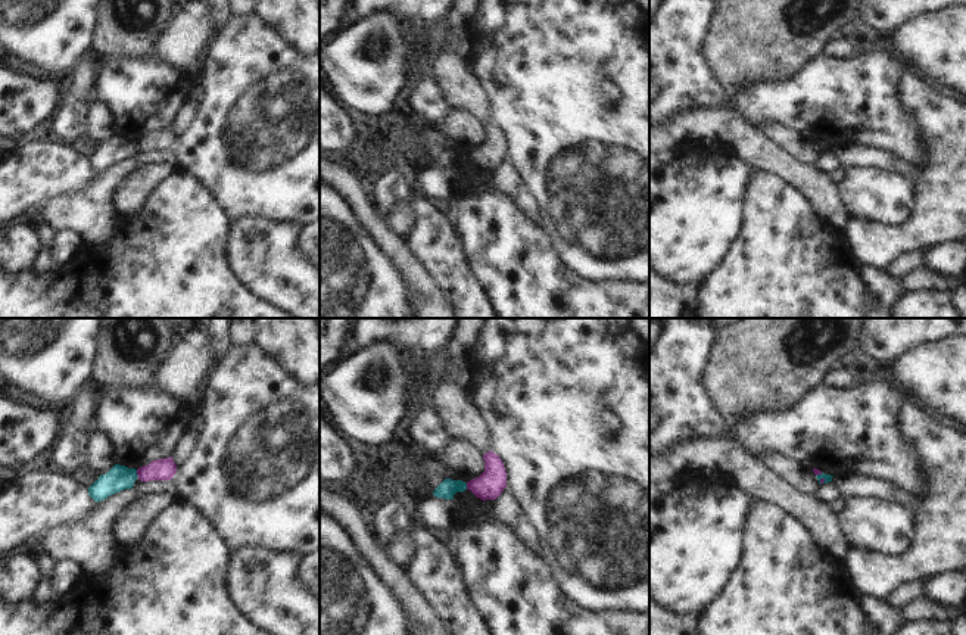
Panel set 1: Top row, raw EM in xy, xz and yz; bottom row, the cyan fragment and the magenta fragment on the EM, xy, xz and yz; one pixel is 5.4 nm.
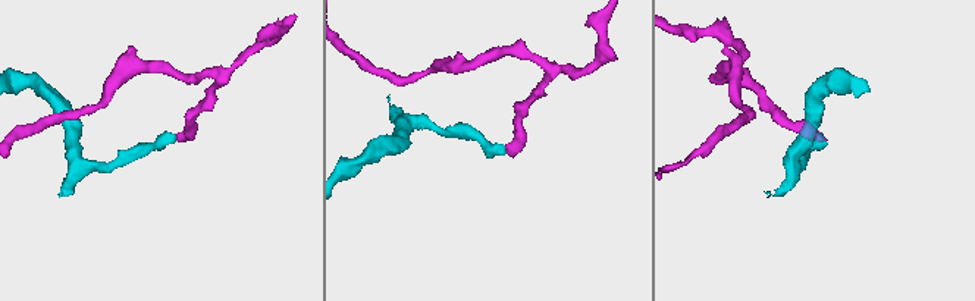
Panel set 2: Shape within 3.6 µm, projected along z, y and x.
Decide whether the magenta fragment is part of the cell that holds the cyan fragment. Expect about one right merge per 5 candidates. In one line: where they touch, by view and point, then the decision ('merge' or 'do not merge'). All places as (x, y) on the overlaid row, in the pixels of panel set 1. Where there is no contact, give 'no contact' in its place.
contact xy (136, 473); do not merge

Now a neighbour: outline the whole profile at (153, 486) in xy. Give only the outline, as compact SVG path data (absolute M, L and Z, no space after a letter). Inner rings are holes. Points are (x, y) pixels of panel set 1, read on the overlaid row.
M138 477L134 482L134 489L138 495L156 495L159 492L168 491L175 494L174 482L171 480L150 480L141 482Z

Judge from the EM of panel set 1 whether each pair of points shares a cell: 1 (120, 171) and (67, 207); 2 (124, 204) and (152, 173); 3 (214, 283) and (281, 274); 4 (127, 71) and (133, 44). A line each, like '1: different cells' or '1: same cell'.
1: same cell
2: same cell
3: different cells
4: different cells

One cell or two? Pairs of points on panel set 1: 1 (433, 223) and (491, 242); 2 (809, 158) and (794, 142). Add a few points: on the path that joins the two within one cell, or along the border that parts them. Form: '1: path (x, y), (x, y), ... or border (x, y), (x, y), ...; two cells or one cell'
1: border (448, 215), (469, 262); two cells
2: path (806, 153), (798, 146); one cell

